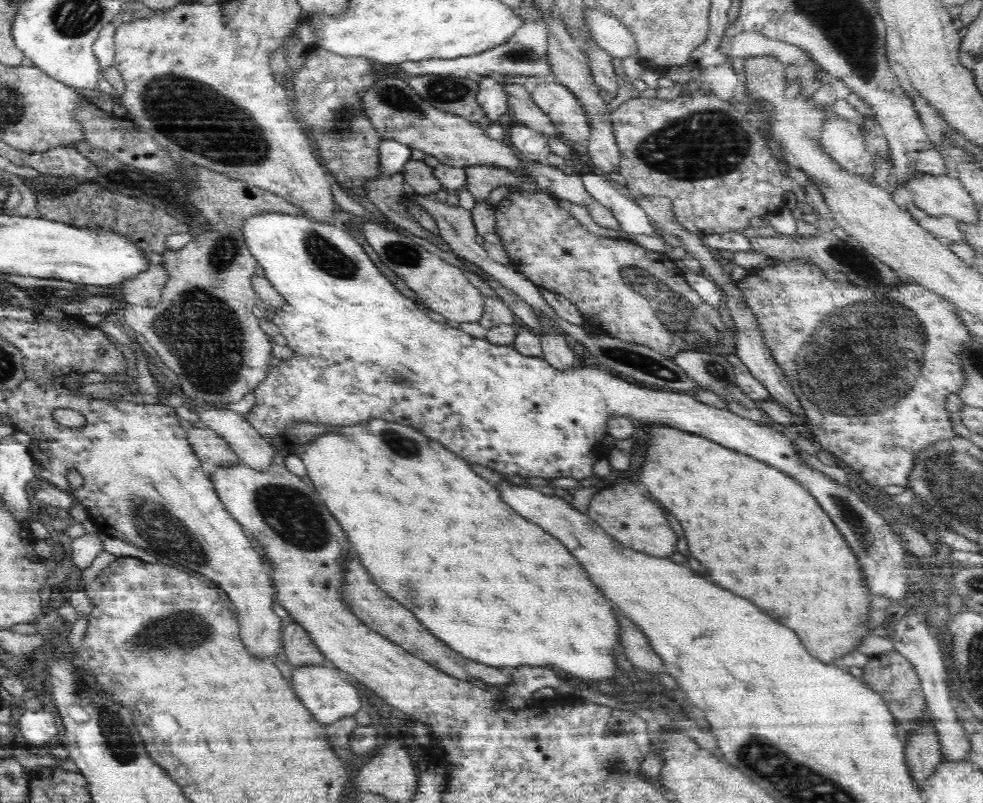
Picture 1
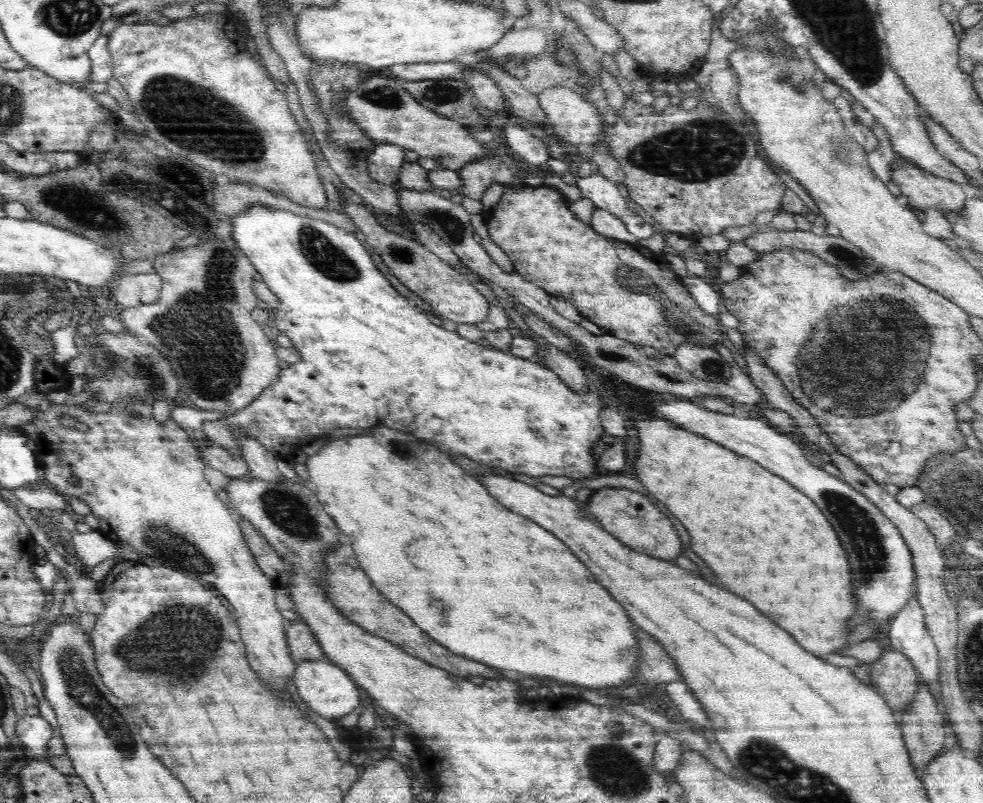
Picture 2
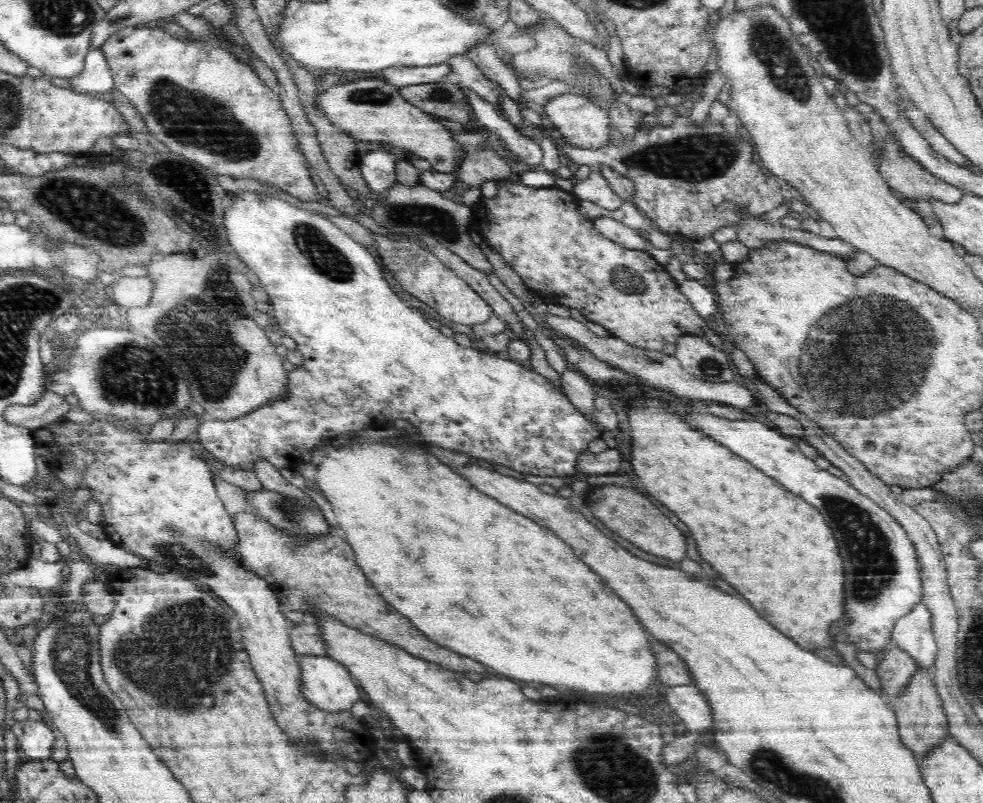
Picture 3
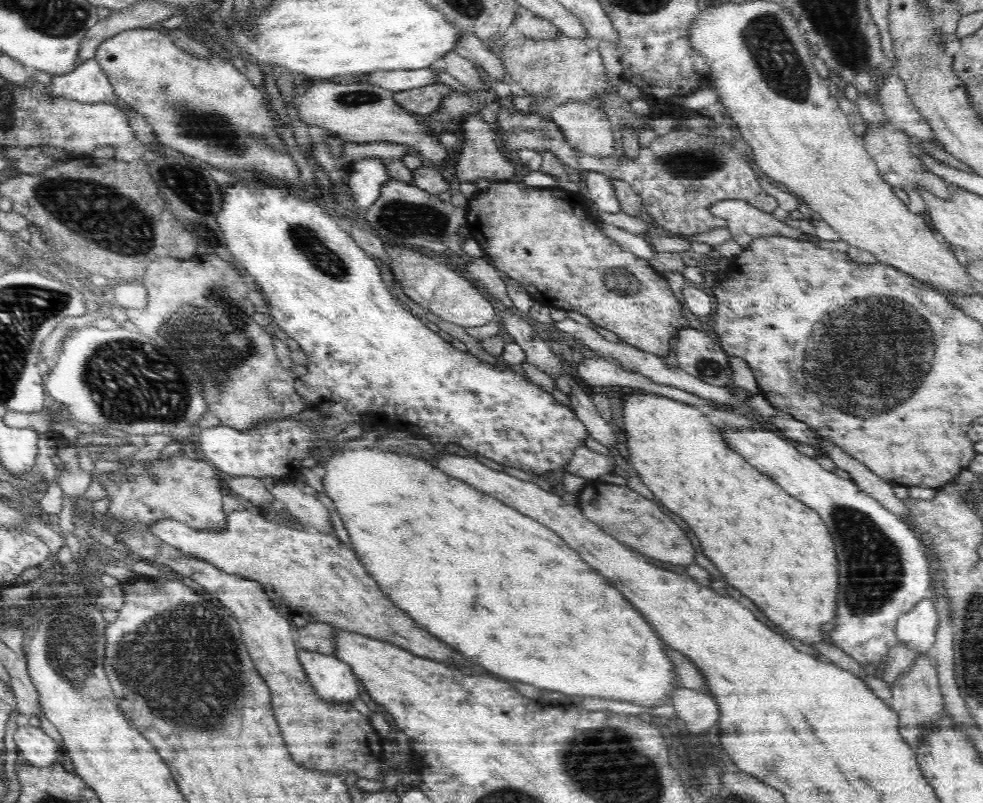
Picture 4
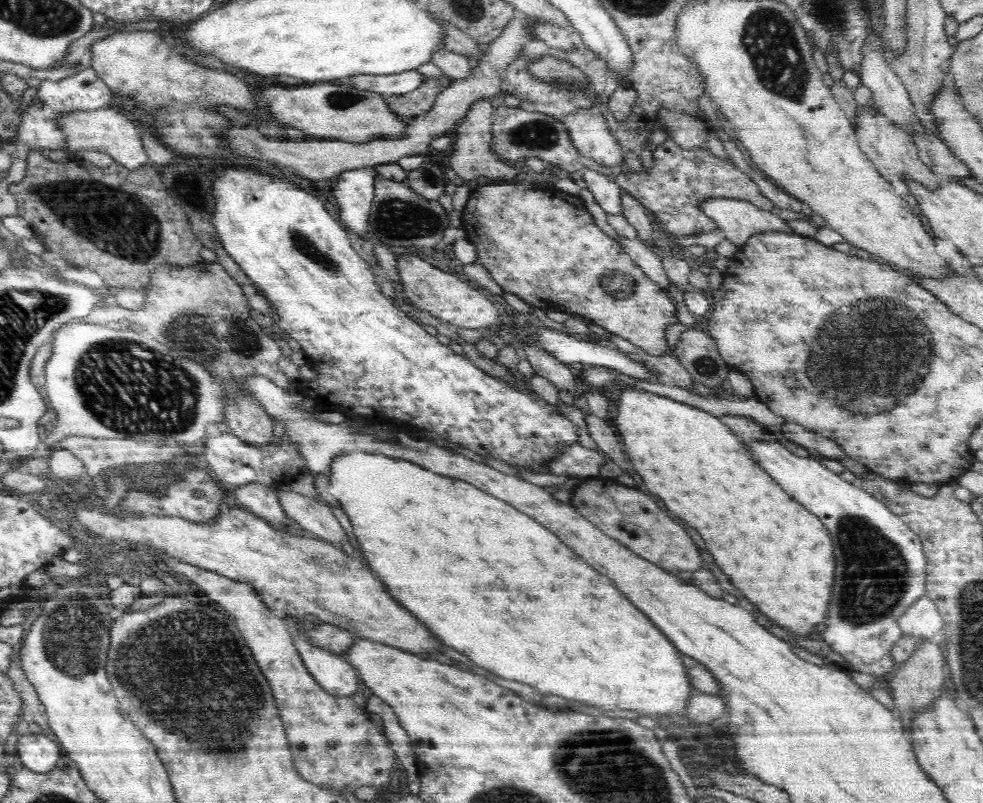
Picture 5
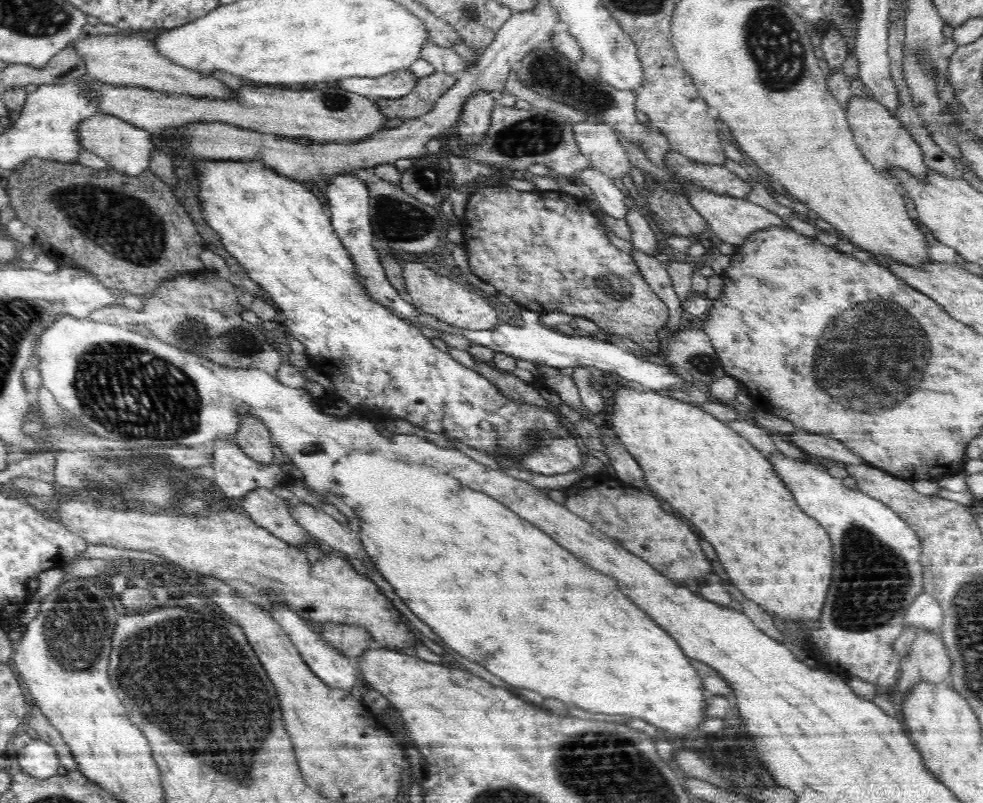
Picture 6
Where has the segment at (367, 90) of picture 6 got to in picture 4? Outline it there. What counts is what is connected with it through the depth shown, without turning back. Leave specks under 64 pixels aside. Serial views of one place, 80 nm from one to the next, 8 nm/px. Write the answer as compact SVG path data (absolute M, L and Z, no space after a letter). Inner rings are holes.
M384 70L374 73L366 73L366 82L375 83L392 92L410 90L412 88L430 85L434 82L434 74L430 70Z

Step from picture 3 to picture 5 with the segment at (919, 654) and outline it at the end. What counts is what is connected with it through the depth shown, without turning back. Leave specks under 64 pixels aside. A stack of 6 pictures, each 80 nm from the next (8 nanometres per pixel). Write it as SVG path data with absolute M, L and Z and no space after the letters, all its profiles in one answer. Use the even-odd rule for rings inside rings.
M927 595L913 602L900 617L898 624L902 635L913 636L914 640L919 641L938 639L944 626L940 611Z

